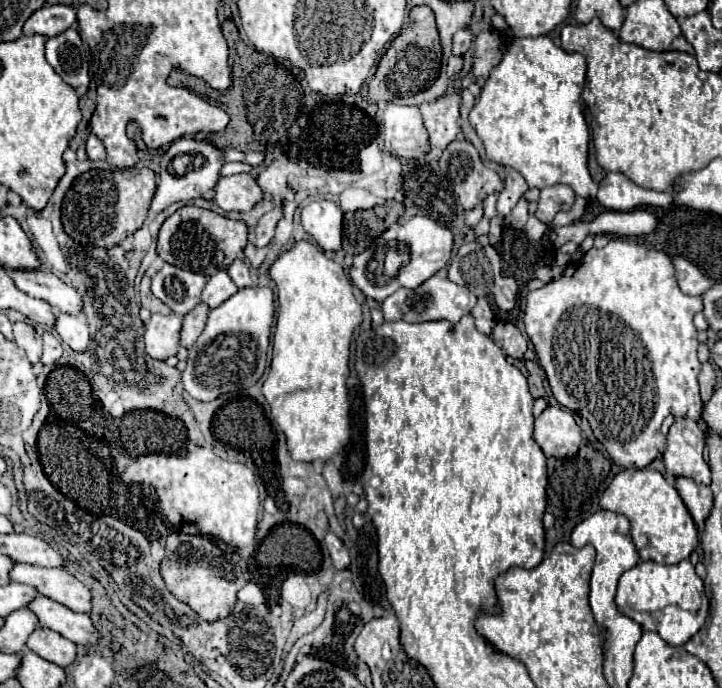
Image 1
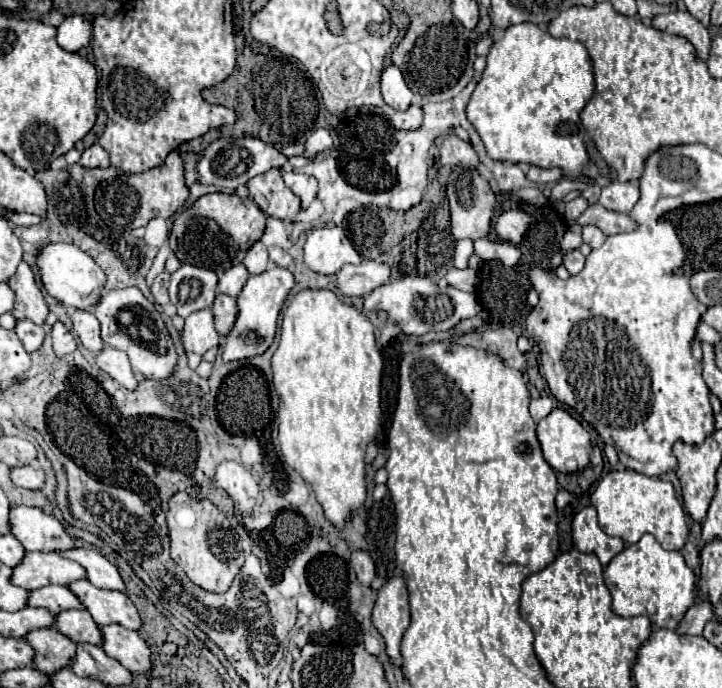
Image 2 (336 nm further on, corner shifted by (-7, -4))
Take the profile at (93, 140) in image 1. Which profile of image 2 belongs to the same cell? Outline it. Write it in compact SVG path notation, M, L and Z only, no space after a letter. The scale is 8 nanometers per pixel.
M92 144L90 148L84 150L78 164L84 166L84 168L108 168L110 158L108 158L108 154L104 152L104 148L100 144Z

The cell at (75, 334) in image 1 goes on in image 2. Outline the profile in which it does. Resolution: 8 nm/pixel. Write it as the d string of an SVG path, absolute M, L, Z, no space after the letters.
M104 346L98 354L96 354L96 364L116 382L120 382L122 386L134 390L136 388L136 378L132 374L130 368L130 360L126 358L126 354L122 354L122 350L114 350L112 346Z

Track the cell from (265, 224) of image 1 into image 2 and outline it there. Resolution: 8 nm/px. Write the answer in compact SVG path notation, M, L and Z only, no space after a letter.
M286 170L282 174L286 186L302 200L302 210L308 206L308 200L316 198L318 192L318 182L314 176L306 176L306 174L296 174L292 170Z

